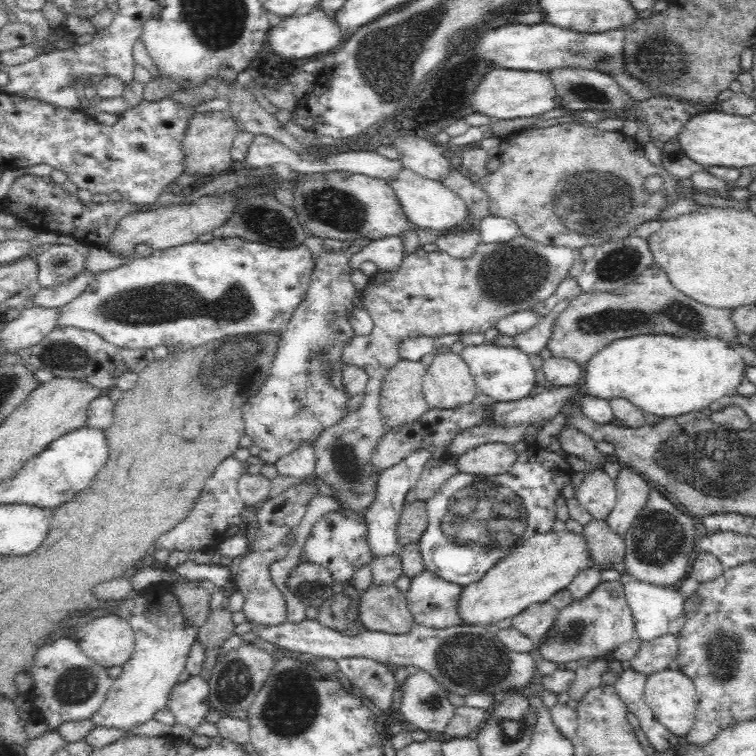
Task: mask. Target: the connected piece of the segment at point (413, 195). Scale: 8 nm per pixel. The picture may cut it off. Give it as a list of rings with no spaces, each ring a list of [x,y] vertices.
[[[402,168],[398,176],[388,178],[388,184],[395,191],[402,210],[415,229],[440,230],[450,232],[458,226],[466,224],[469,210],[460,196],[449,190],[444,183],[438,180],[430,180],[416,174],[413,170]]]

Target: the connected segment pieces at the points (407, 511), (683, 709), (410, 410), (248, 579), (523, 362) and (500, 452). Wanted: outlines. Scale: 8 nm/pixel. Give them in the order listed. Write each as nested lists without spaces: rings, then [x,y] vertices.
[[[418,499],[413,502],[406,501],[400,517],[396,528],[397,547],[419,543],[428,526],[425,501]]]
[[[670,669],[653,672],[647,675],[645,682],[645,701],[654,711],[658,721],[670,731],[670,734],[682,738],[692,728],[696,712],[696,689],[692,679],[688,678],[680,669]]]
[[[400,359],[384,377],[379,411],[387,428],[418,420],[429,408],[422,392],[427,367],[421,361]]]
[[[280,542],[278,546],[271,550],[258,553],[248,553],[244,555],[240,564],[238,564],[238,572],[233,580],[233,585],[244,596],[244,604],[241,610],[244,612],[247,620],[254,625],[272,626],[282,624],[286,621],[286,601],[282,592],[274,585],[270,575],[270,565],[272,562],[282,560],[287,556],[290,545]]]
[[[485,342],[479,346],[465,346],[460,355],[467,362],[478,388],[489,396],[491,401],[512,402],[526,398],[538,390],[530,358],[518,348],[506,348]]]
[[[487,442],[479,444],[476,448],[469,448],[464,454],[458,455],[457,472],[466,472],[474,475],[494,476],[510,470],[517,454],[510,445],[502,442]]]

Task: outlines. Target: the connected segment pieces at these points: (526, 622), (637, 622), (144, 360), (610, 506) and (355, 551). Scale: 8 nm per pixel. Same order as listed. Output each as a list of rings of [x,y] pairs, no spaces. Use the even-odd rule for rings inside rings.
[[[549,601],[530,605],[520,614],[512,617],[512,627],[526,637],[530,637],[535,644],[540,644],[555,621],[558,611]]]
[[[638,580],[623,586],[634,617],[635,634],[643,642],[668,633],[670,623],[683,612],[686,596],[676,589],[664,589]]]
[[[74,327],[56,328],[41,338],[36,344],[17,350],[24,364],[30,364],[33,369],[45,369],[55,377],[85,380],[105,391],[116,386],[116,382],[125,372],[142,372],[154,359],[150,348],[131,350],[119,348],[106,342],[99,334],[90,330],[80,330]]]
[[[602,467],[586,474],[575,497],[593,519],[608,519],[616,505],[615,480]]]
[[[340,510],[328,512],[320,520],[318,520],[312,528],[311,534],[308,536],[306,545],[303,548],[302,561],[315,563],[328,569],[328,571],[332,574],[332,579],[334,579],[337,587],[340,587],[345,582],[351,583],[352,575],[362,566],[369,565],[370,562],[376,558],[372,555],[370,545],[368,545],[367,528],[364,513]]]

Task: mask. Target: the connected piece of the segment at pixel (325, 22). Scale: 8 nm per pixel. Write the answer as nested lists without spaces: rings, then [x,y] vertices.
[[[308,9],[289,16],[284,21],[280,21],[277,26],[271,27],[268,30],[267,41],[278,56],[284,56],[284,58],[314,58],[318,54],[330,52],[332,48],[339,48],[348,37],[346,34],[349,34],[349,32],[342,31],[333,17],[327,15],[324,11],[318,12],[318,10]]]

